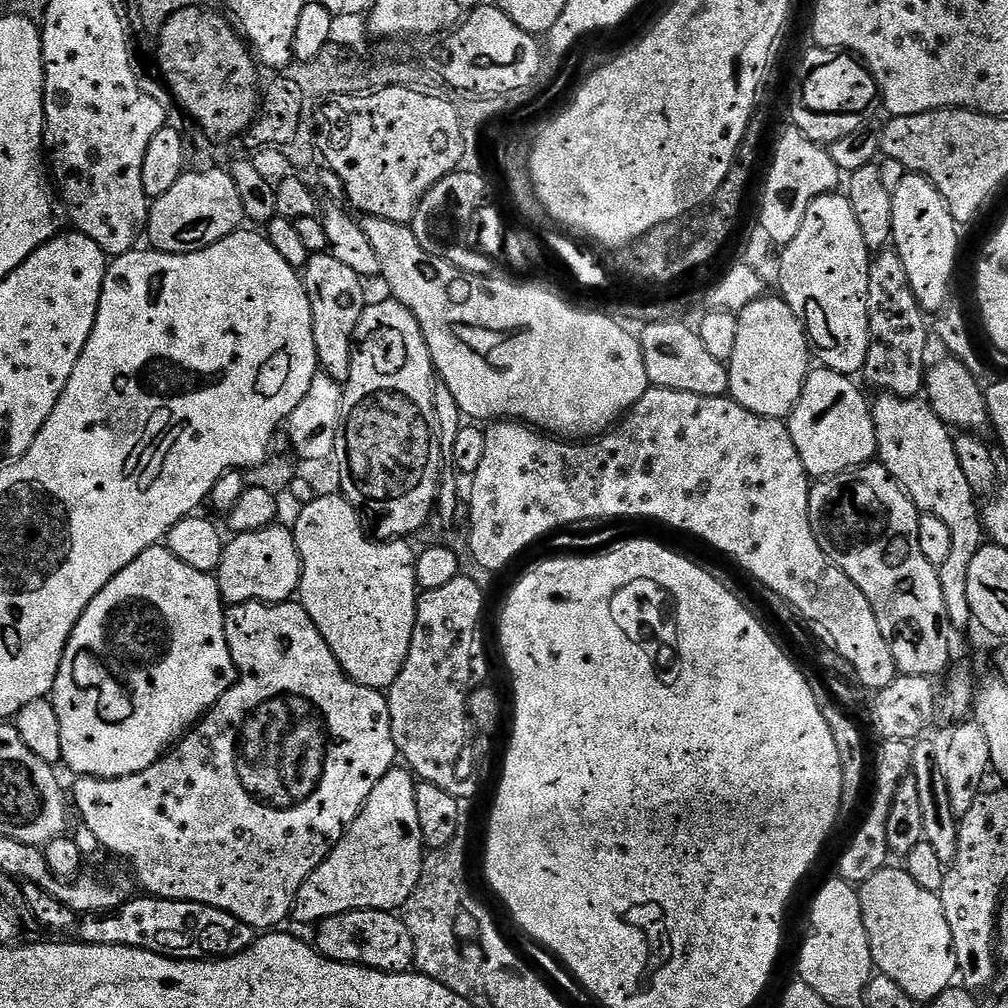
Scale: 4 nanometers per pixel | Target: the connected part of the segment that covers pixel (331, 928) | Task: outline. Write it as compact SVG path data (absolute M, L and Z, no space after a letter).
M363 908L357 912L343 912L321 920L315 932L314 947L328 960L360 964L379 972L406 972L416 962L414 938L403 919L391 911L379 912Z

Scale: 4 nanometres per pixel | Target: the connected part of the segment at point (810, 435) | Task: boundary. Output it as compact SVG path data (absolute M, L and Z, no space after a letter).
M816 366L804 378L800 387L800 396L786 417L786 427L792 439L796 452L805 472L812 478L827 478L841 476L843 472L855 470L861 464L867 464L877 459L876 427L872 421L869 401L864 401L862 393L856 389L855 379L845 373L835 372L823 366Z

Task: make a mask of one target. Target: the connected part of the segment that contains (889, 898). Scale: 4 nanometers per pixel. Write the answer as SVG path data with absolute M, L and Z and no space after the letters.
M886 866L878 870L866 883L859 885L862 918L872 951L875 971L886 978L894 978L902 990L913 1002L927 1002L938 998L953 983L952 975L957 975L958 965L952 956L950 926L946 923L946 914L942 914L942 902L939 895L930 890L922 890L914 878L903 867Z

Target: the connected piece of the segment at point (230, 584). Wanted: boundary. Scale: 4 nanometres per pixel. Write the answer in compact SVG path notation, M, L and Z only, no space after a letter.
M280 527L241 532L225 543L218 579L220 595L229 605L249 604L251 600L258 600L261 604L283 604L297 595L300 587L300 551L296 548L292 528Z

